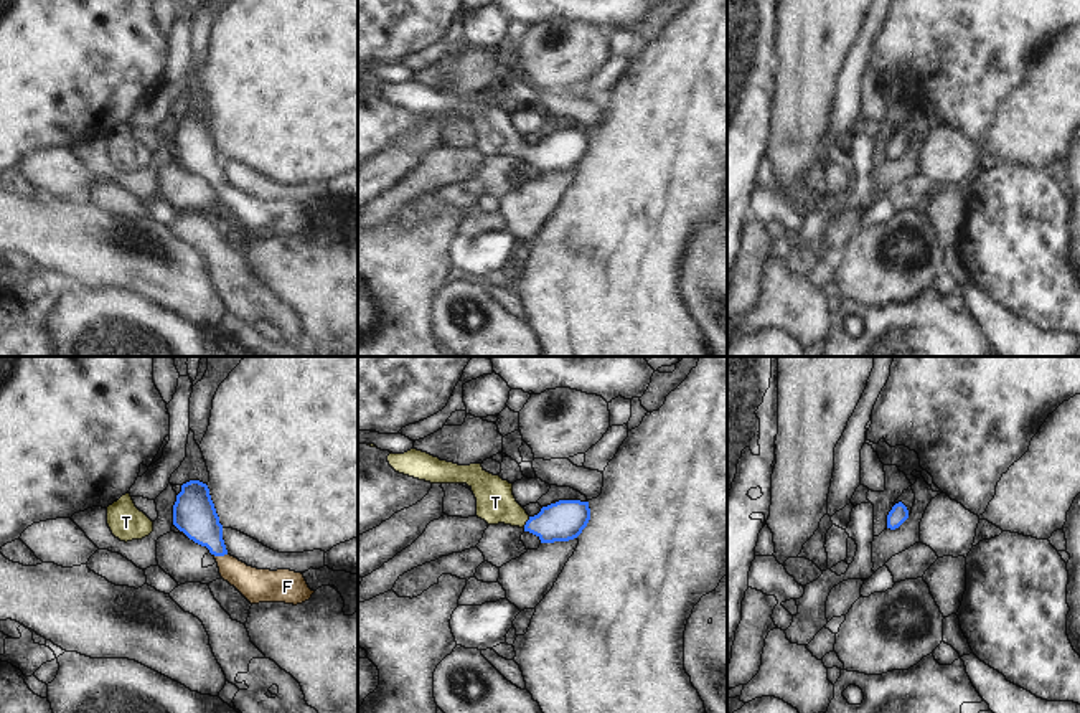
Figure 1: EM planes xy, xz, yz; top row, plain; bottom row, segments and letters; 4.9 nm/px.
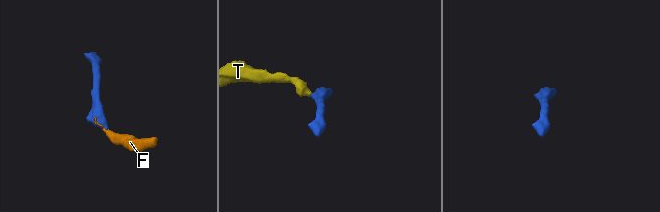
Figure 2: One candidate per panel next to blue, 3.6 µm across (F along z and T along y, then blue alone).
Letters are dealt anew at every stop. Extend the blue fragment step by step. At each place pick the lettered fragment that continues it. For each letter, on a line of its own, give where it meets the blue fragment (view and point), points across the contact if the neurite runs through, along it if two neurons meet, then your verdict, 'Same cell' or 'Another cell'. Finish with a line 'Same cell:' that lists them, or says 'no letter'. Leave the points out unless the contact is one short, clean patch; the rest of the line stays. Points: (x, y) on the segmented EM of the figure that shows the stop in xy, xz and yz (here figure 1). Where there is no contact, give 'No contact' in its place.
F: Touches blue at xy (220, 555). Path across: xy (193, 512), (211, 537), (220, 555), (243, 578), (256, 585). Same cell
T: Touches blue at xz (526, 522). Path across: xz (564, 520), (526, 522), (495, 502). Same cell
Same cell: F, T.

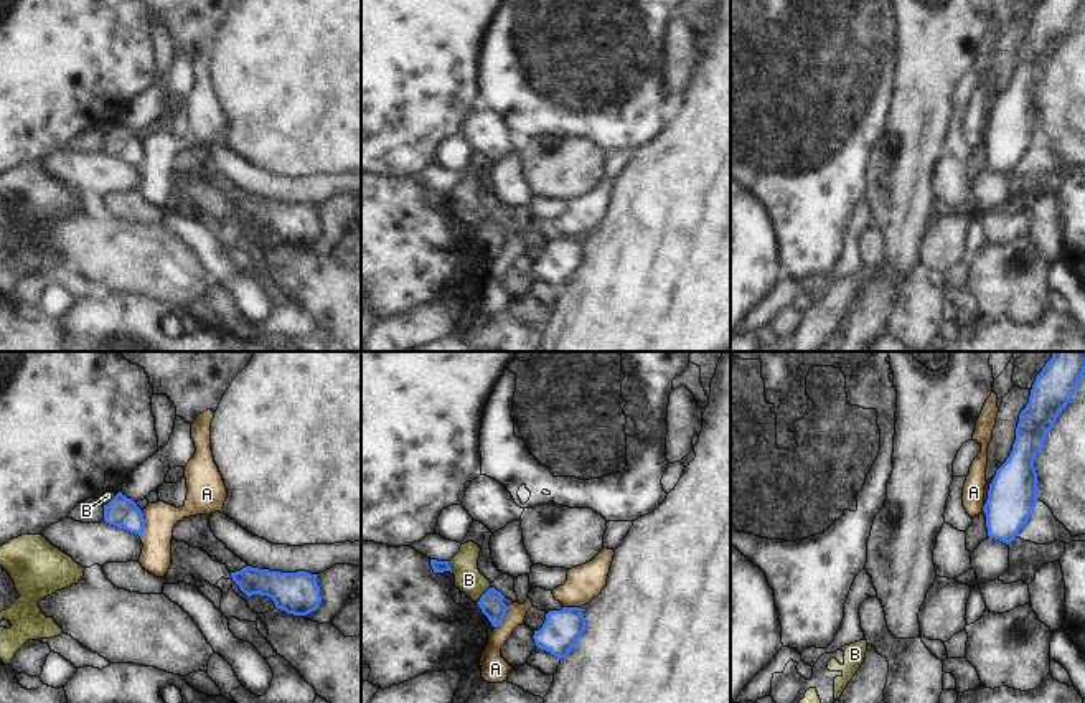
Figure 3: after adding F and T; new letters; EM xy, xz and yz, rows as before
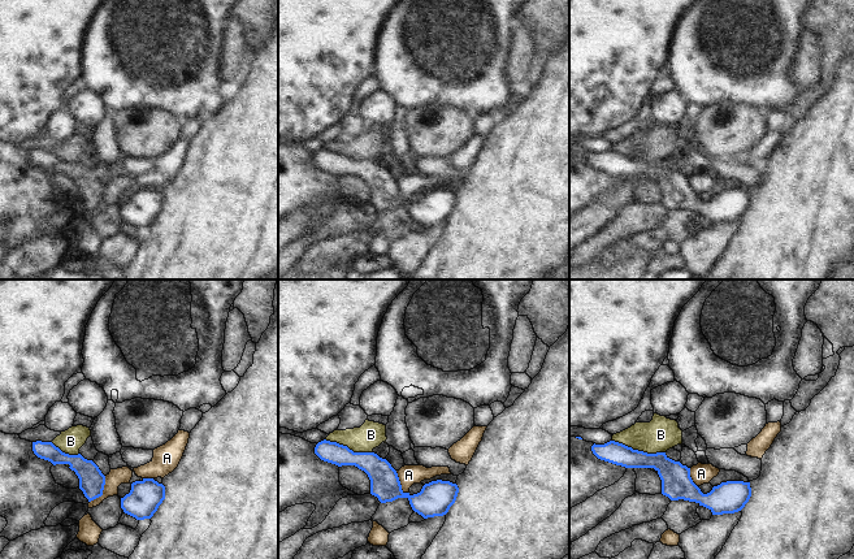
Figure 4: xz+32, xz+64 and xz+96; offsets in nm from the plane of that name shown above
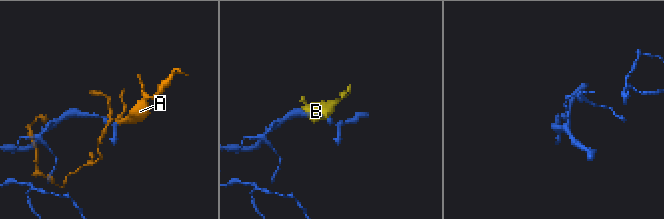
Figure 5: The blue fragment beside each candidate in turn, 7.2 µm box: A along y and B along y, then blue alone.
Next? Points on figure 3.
A: Touches blue at xy (144, 523). Boundary: xy (142, 510), (144, 533), (140, 537). Another cell
B: Touches blue at xz (483, 594). Another cell
Same cell: no letter.

